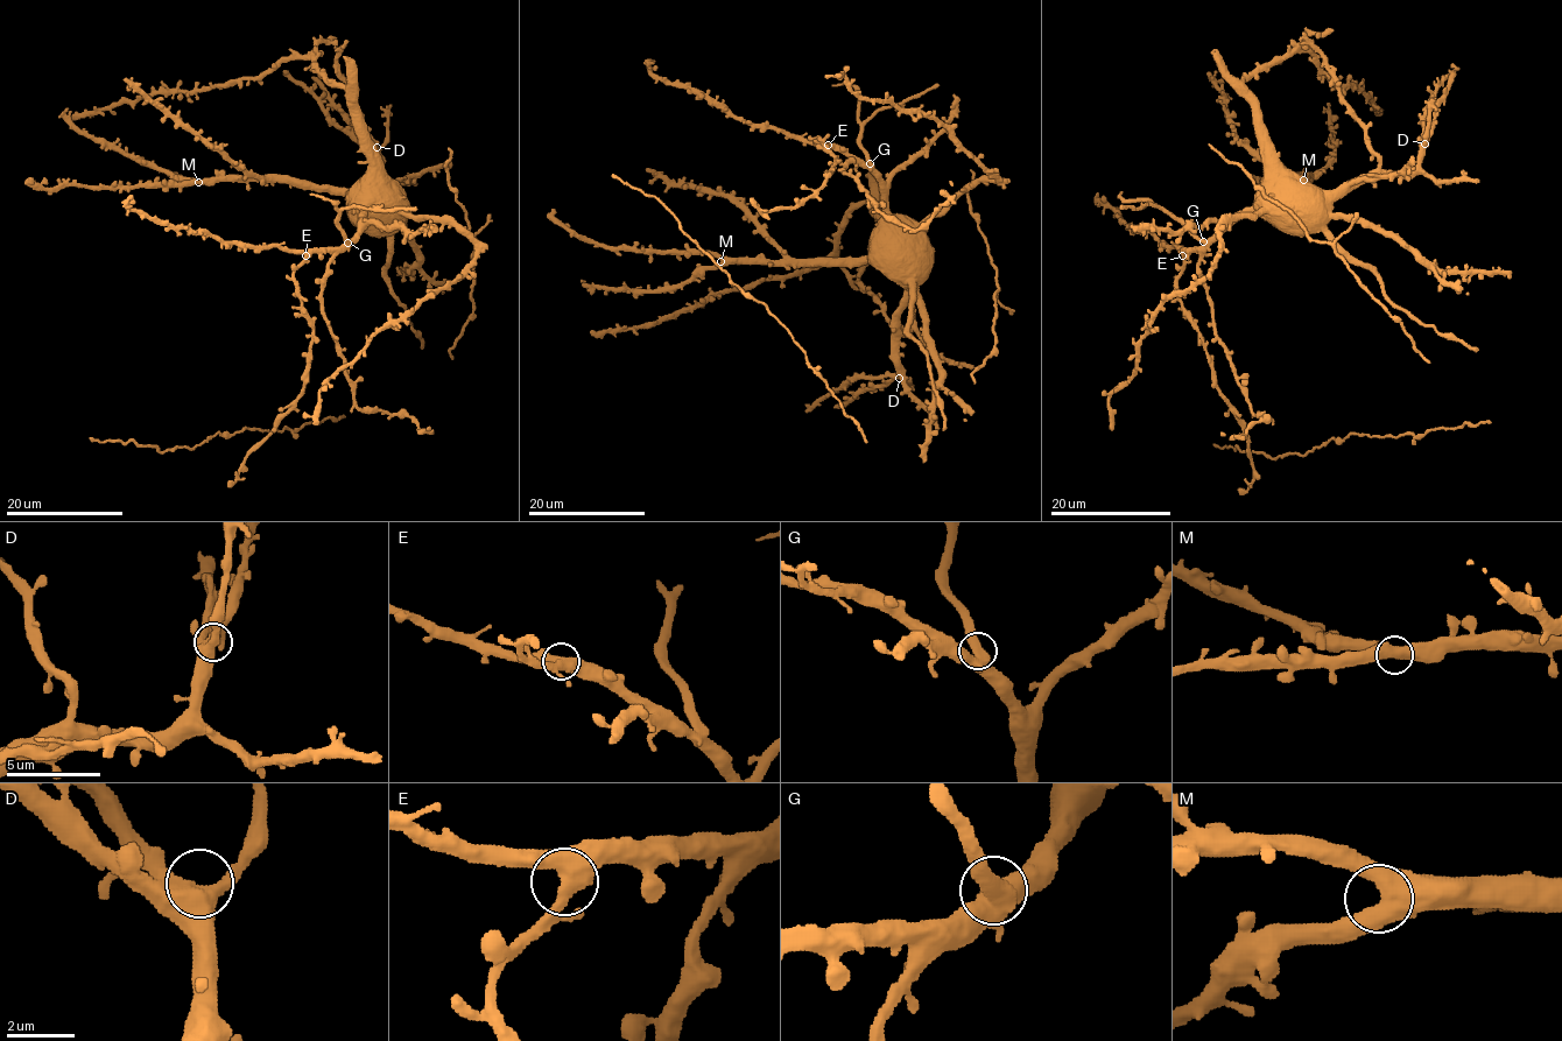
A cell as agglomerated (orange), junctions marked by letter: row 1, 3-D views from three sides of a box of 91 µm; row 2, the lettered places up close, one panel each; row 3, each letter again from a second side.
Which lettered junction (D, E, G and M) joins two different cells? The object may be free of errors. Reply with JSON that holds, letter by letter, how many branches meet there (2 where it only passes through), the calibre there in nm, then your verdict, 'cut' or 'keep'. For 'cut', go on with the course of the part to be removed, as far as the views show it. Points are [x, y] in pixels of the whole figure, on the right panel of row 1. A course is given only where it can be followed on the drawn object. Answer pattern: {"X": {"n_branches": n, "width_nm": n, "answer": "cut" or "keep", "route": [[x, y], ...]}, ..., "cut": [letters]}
{"D": {"n_branches": 3, "width_nm": 480, "answer": "keep"}, "E": {"n_branches": 3, "width_nm": 440, "answer": "keep"}, "G": {"n_branches": 3, "width_nm": 460, "answer": "cut", "route": [[1202, 241], [1159, 206], [1120, 206]]}, "M": {"n_branches": 3, "width_nm": 500, "answer": "keep"}, "cut": ["G"]}

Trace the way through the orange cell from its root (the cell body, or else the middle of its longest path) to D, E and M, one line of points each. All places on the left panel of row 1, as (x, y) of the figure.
D: (353, 205), (347, 208), (352, 198), (379, 198), (382, 194), (375, 185), (377, 147)
E: (353, 205), (350, 209), (361, 210), (358, 232), (344, 247), (322, 248), (305, 255)
M: (353, 205), (347, 208), (344, 194), (302, 188), (289, 182), (198, 182)

